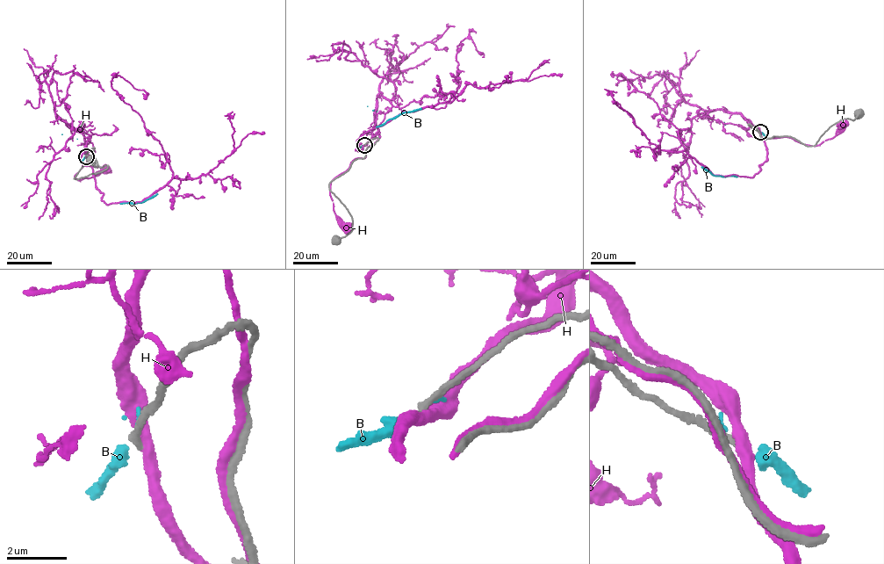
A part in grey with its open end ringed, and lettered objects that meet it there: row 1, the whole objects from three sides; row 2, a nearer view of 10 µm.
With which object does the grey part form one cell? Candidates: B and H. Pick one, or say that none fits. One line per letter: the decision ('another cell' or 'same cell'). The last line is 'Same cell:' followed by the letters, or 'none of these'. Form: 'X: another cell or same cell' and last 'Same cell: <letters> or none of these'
B: another cell
H: another cell
Same cell: none of these

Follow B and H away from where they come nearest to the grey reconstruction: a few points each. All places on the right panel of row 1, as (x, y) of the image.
B: (758, 131), (737, 177), (724, 122)
H: (759, 131), (743, 117), (765, 138), (789, 137), (811, 146), (832, 139), (842, 124)

